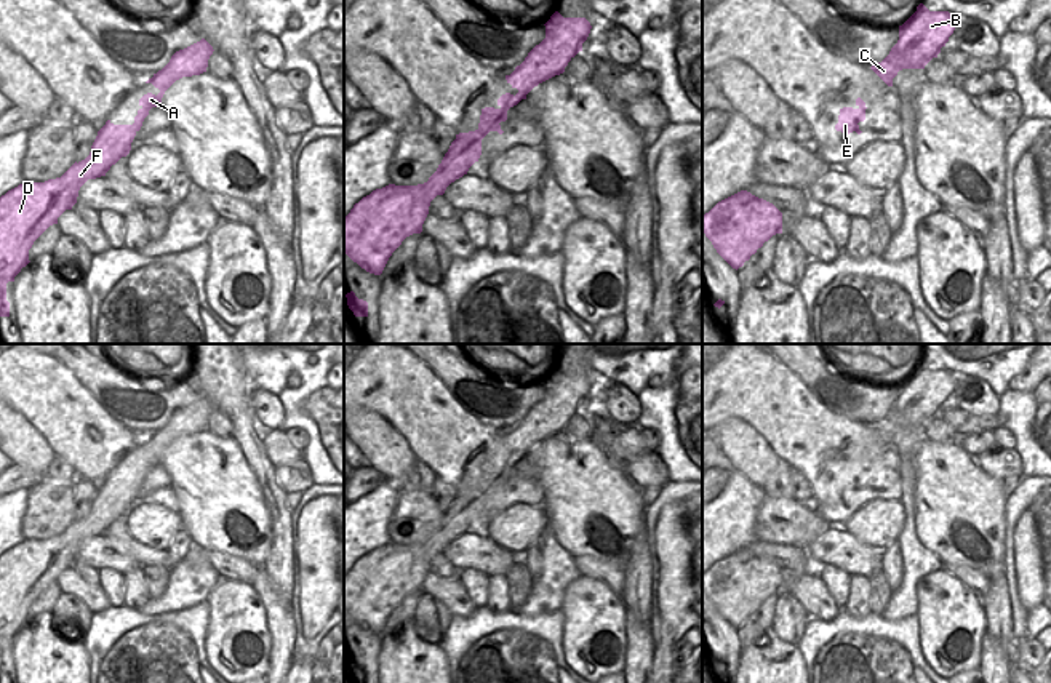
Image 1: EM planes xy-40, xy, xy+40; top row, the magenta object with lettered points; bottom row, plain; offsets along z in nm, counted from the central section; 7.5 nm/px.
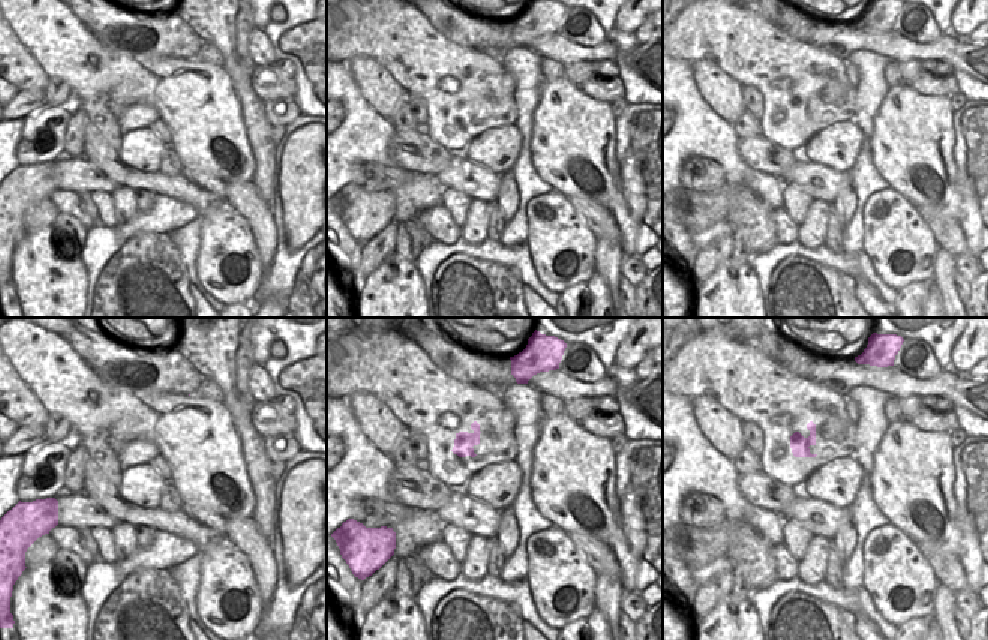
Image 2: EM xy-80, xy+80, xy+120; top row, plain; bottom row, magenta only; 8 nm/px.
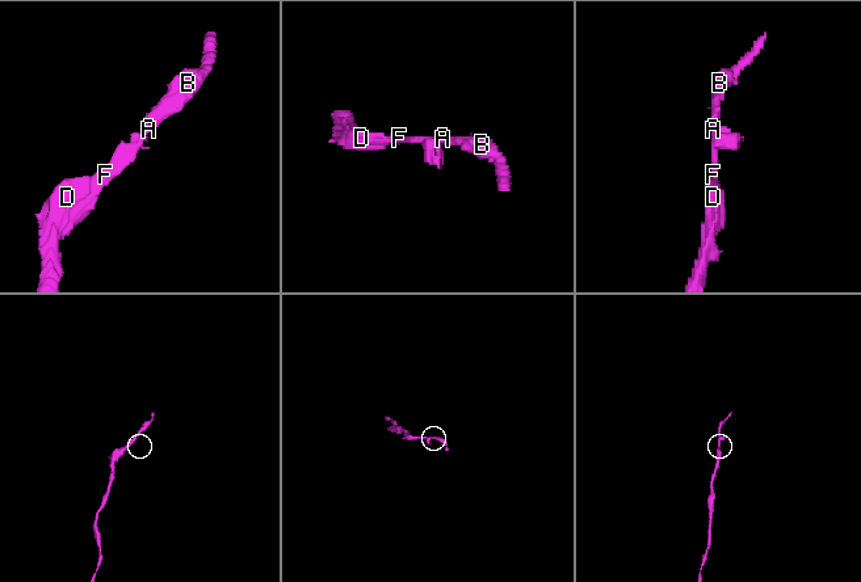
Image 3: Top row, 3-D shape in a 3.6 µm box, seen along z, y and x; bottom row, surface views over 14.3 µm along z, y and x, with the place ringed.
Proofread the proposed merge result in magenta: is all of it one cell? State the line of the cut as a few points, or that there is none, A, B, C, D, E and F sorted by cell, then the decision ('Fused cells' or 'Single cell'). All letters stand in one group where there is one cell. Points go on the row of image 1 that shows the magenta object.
No split. Groups: A B C D E F. Single cell.

